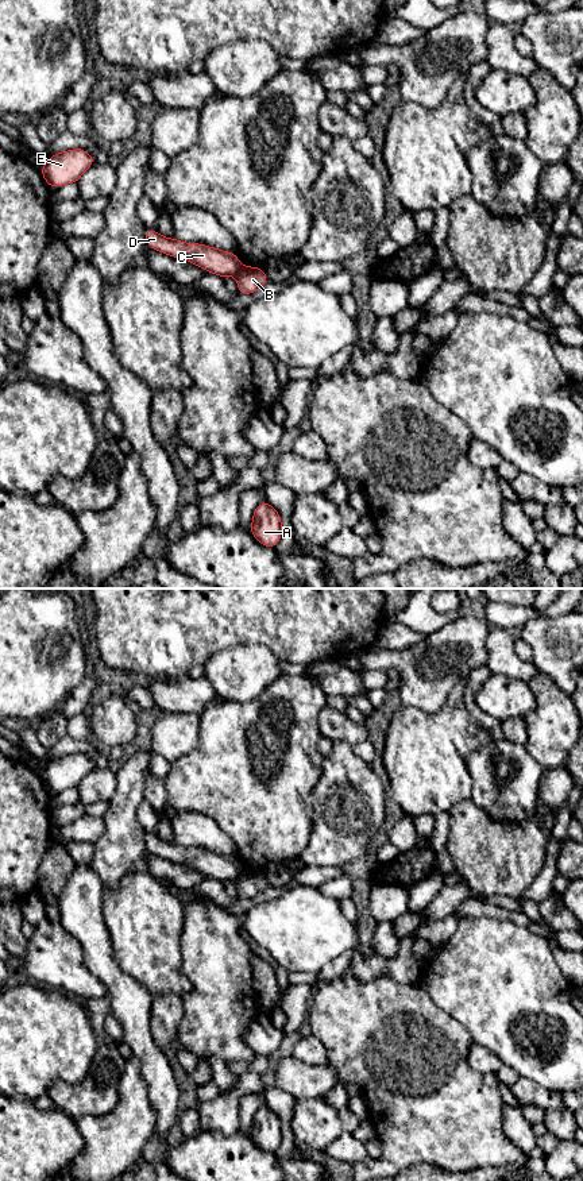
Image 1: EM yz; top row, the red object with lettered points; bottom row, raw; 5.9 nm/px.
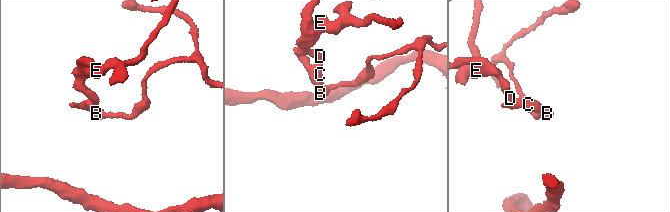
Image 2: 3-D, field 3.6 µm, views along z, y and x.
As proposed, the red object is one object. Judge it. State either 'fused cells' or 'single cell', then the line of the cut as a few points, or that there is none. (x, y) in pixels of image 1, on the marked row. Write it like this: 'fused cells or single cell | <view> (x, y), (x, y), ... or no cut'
fused cells | yz (242, 266), (235, 274)

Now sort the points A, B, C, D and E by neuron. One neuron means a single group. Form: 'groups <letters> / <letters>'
groups A B / C D E

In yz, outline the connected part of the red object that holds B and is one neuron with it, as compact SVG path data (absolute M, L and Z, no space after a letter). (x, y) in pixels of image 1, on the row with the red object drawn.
M242 266L236 274L238 292L252 296L258 289L263 287L269 278L263 267Z

